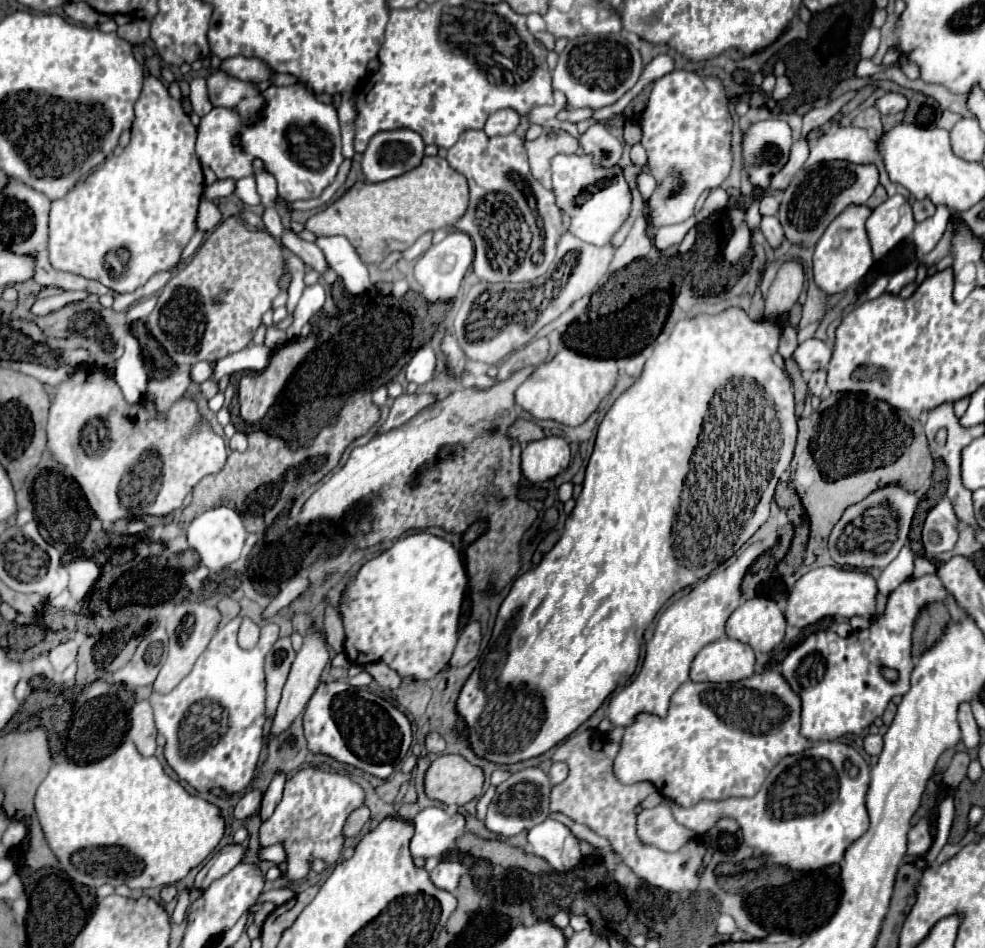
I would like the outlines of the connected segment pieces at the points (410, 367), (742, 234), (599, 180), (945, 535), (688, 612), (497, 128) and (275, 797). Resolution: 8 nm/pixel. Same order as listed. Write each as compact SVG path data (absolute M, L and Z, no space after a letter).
M421 346L417 350L417 354L413 356L413 360L407 364L405 374L409 382L417 382L417 384L425 384L427 380L431 380L433 376L433 368L435 368L435 352L431 346Z
M743 224L739 230L733 232L731 240L727 242L727 246L725 246L725 250L723 250L723 260L735 264L735 262L747 252L749 242L751 242L751 232L749 232L747 224Z
M559 154L551 162L553 170L553 190L557 198L557 206L569 214L571 218L571 232L595 246L603 246L611 242L613 234L625 222L629 208L631 208L631 194L629 186L623 180L623 170L619 166L607 170L593 166L591 158L587 156L565 156Z
M943 498L935 508L929 510L923 524L923 548L925 554L935 556L941 552L949 552L957 542L957 518L951 502Z
M751 544L741 558L737 558L725 570L717 570L709 574L709 578L697 582L689 594L675 600L659 618L653 638L647 642L645 660L637 678L627 684L619 694L615 694L607 708L607 718L613 726L629 726L635 722L639 714L655 714L659 718L667 716L669 700L675 690L689 678L689 666L697 652L713 640L725 636L725 620L731 612L741 604L739 584L747 568L755 562L755 558L763 554L761 544Z
M499 110L489 116L483 132L487 136L503 136L515 132L517 124L519 124L519 114L515 114L515 110Z
M277 774L277 776L273 778L273 782L269 784L269 788L267 788L265 796L263 796L263 802L261 802L261 810L259 810L261 820L267 820L267 818L273 814L275 806L279 804L281 792L283 792L283 786L285 786L285 780L287 780L287 778L285 778L283 774Z

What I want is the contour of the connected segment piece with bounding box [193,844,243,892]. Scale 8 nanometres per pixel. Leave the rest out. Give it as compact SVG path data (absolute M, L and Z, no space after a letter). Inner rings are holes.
M229 844L229 846L223 846L201 870L199 874L195 876L195 884L193 888L205 892L213 880L225 876L231 868L235 868L243 858L243 846L239 844Z

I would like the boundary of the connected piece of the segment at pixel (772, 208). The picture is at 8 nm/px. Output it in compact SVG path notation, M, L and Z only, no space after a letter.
M765 196L765 198L761 200L761 206L759 206L761 216L775 216L777 210L779 210L779 202L777 202L775 196Z

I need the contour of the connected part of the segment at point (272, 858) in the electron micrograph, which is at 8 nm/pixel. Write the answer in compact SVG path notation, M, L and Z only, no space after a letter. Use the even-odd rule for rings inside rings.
M267 846L267 848L261 848L259 850L259 860L269 860L273 864L279 864L285 860L285 854L283 854L283 848L281 846Z

